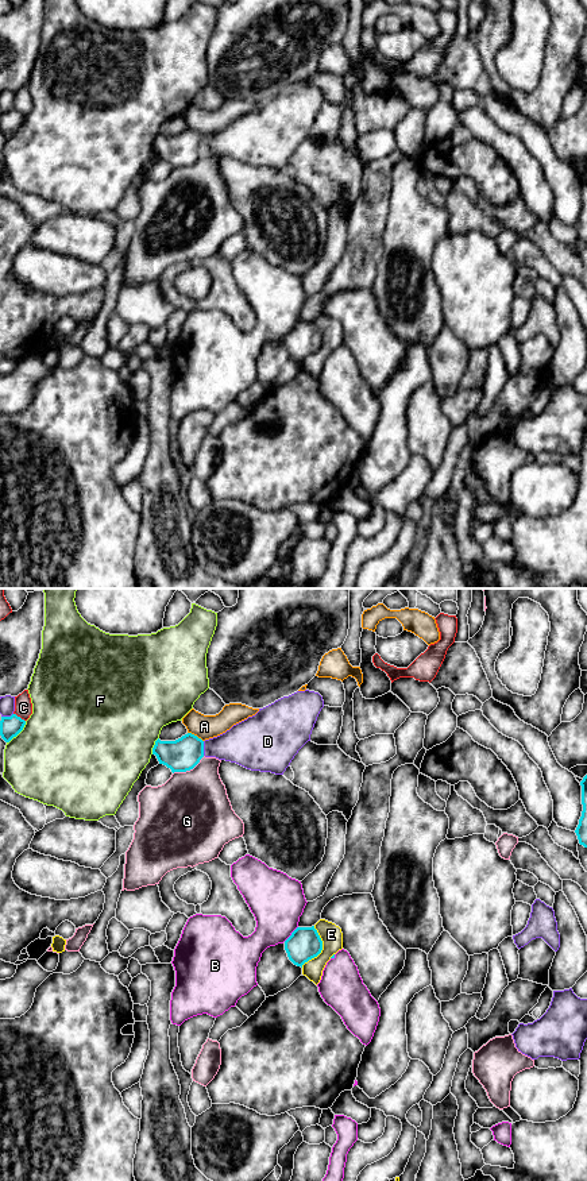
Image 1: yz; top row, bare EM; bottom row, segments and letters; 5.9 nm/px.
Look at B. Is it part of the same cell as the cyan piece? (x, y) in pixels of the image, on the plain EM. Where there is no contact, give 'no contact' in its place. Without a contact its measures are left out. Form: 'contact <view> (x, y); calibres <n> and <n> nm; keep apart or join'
contact yz (292, 330); calibres 200 and 320 nm; join

